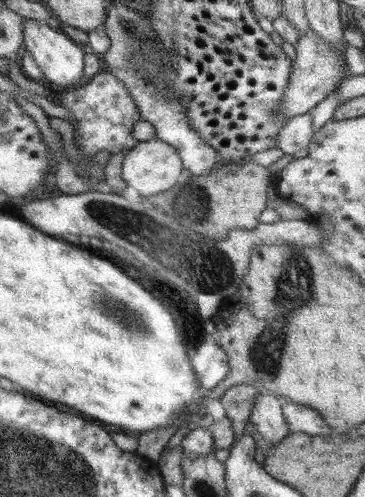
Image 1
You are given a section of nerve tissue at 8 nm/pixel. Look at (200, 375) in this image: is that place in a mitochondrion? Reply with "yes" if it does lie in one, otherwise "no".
no

